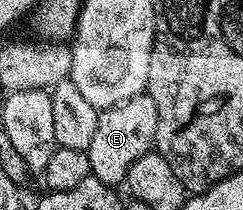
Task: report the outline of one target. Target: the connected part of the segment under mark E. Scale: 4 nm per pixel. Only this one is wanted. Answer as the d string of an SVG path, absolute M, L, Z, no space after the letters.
M146 92L111 106L109 110L100 111L98 125L88 149L91 177L102 180L102 184L107 186L119 187L119 182L121 185L128 177L130 164L134 164L138 156L153 149L157 128L158 108L154 108L154 100Z

